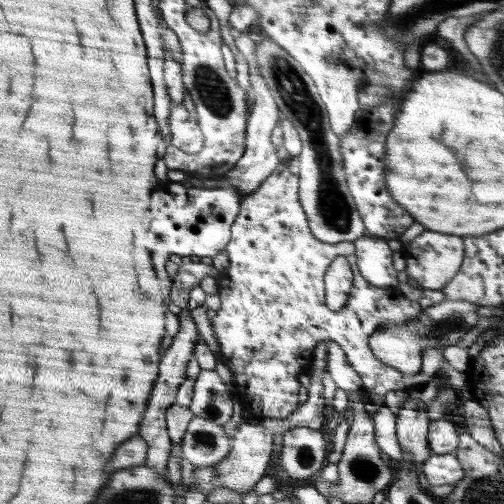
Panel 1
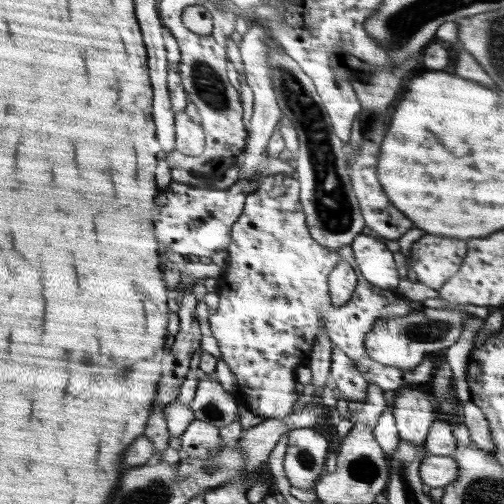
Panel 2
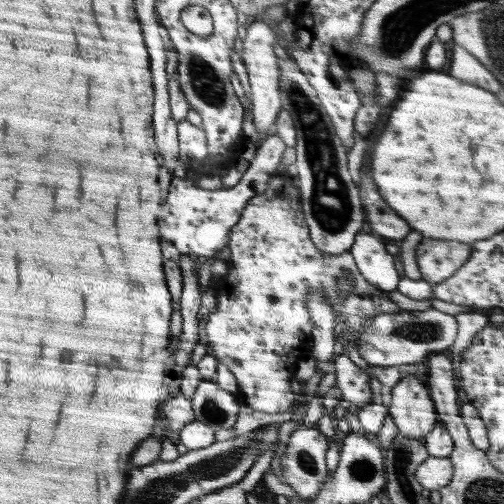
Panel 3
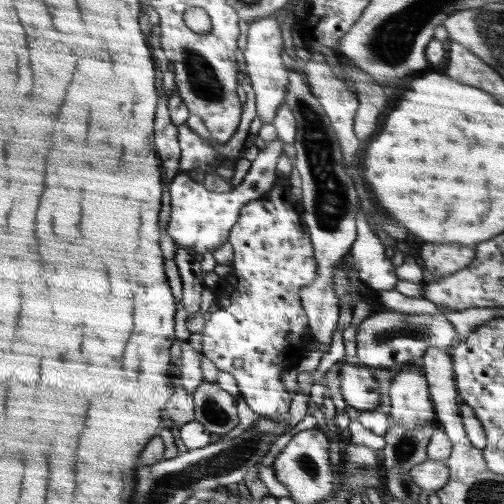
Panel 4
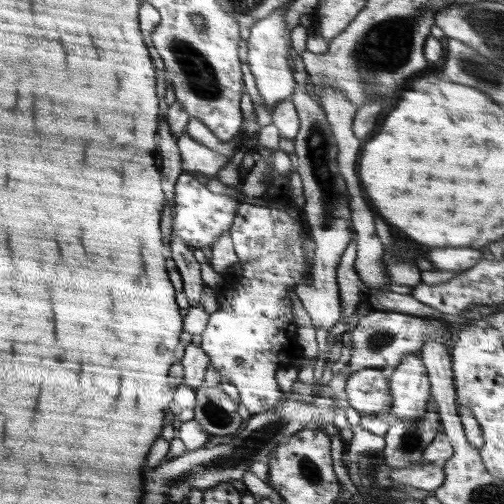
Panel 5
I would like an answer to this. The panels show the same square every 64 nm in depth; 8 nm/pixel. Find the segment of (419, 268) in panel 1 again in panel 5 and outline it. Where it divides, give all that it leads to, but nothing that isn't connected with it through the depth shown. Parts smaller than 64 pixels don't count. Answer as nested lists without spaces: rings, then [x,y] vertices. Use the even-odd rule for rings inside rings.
[[[435,248],[429,250],[427,260],[439,272],[465,272],[483,260],[483,250],[477,248]]]

